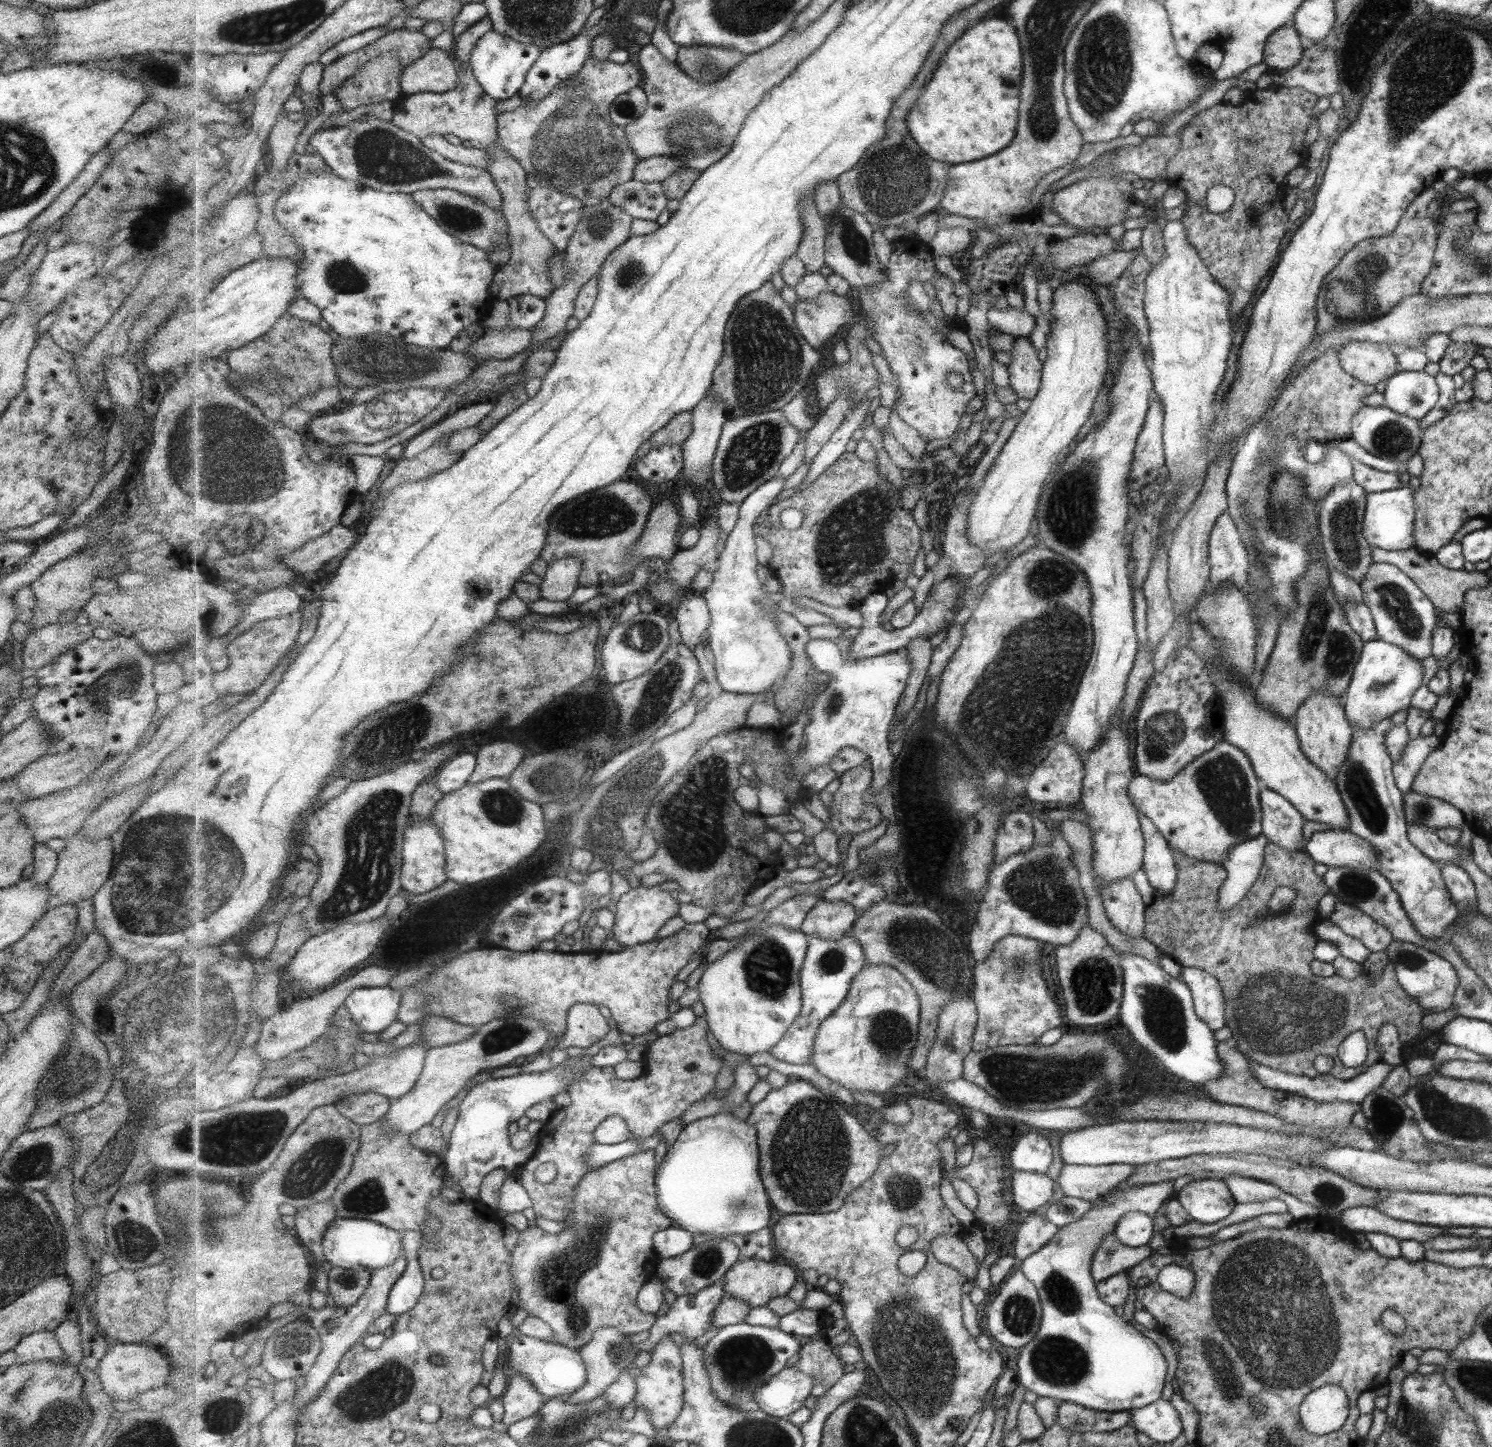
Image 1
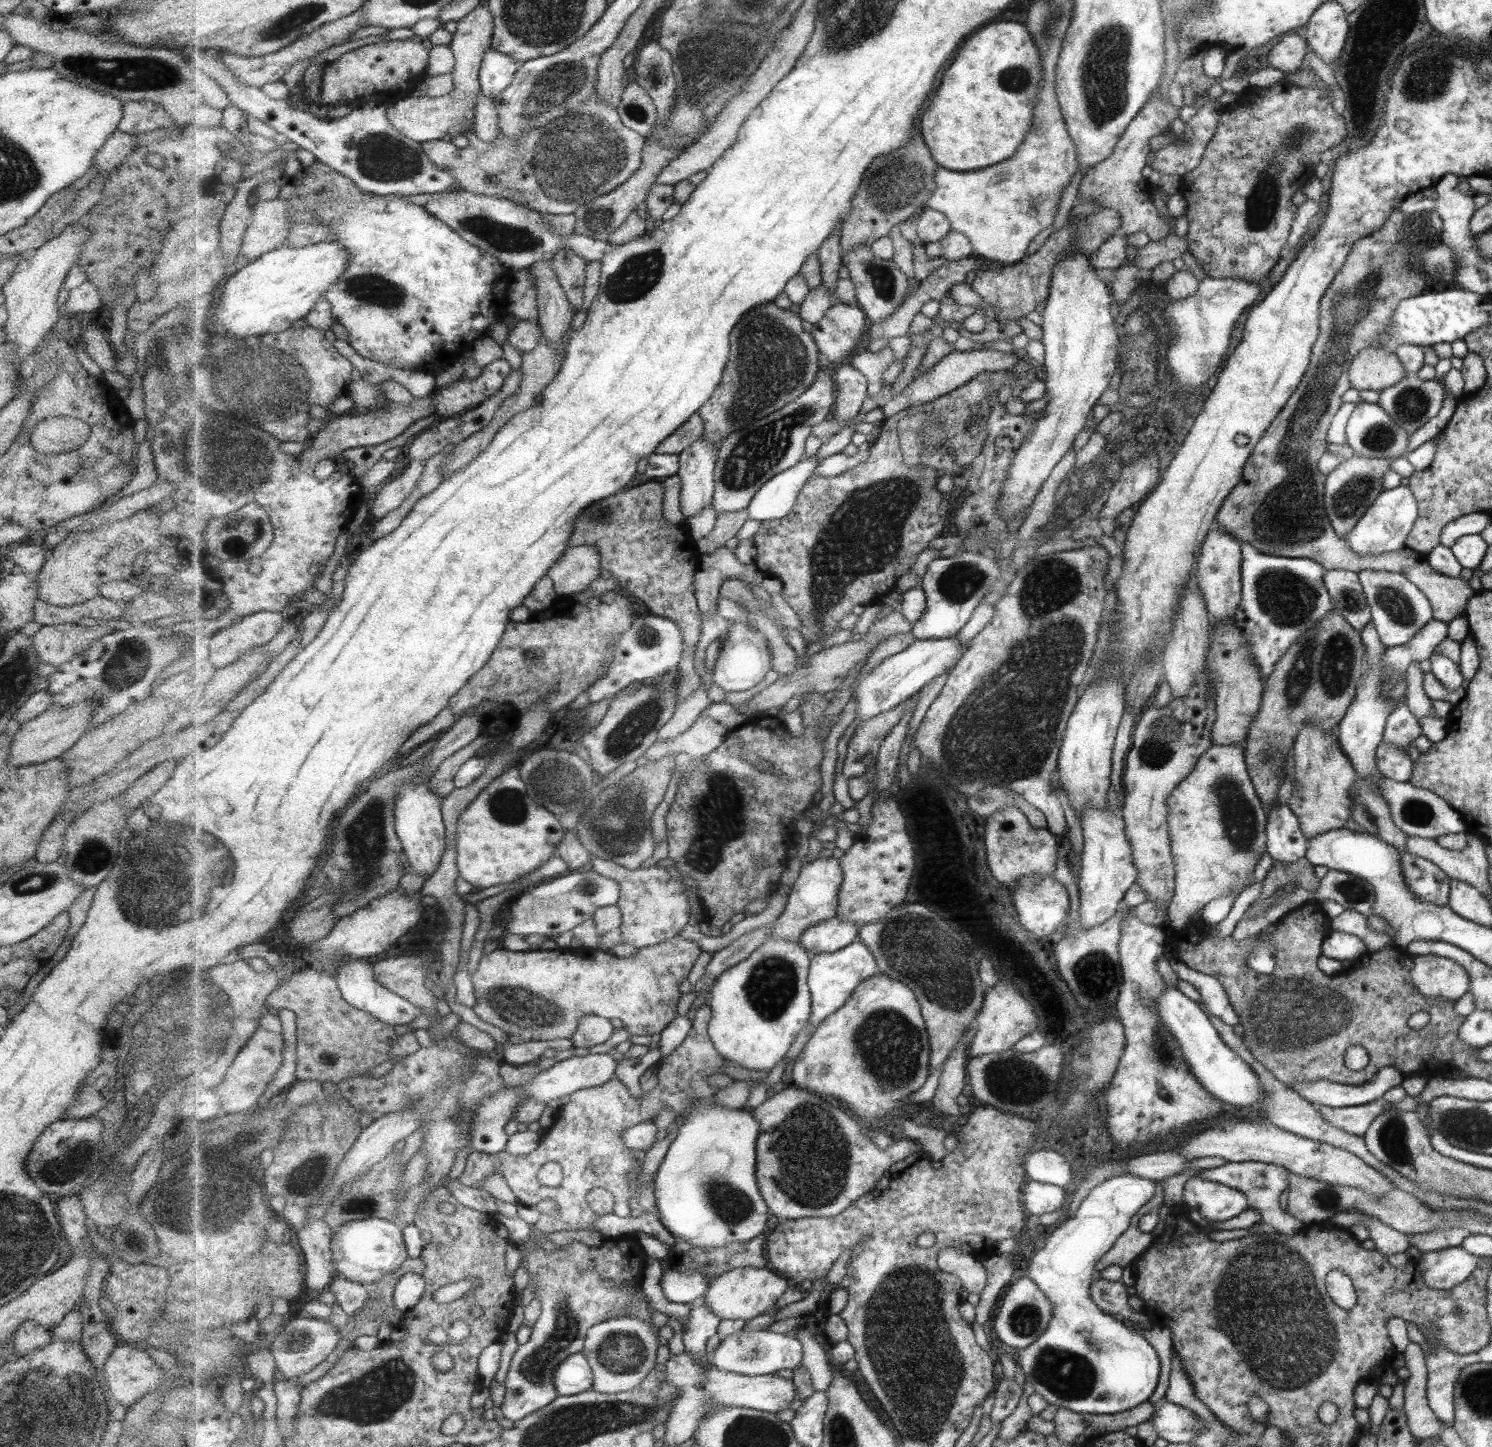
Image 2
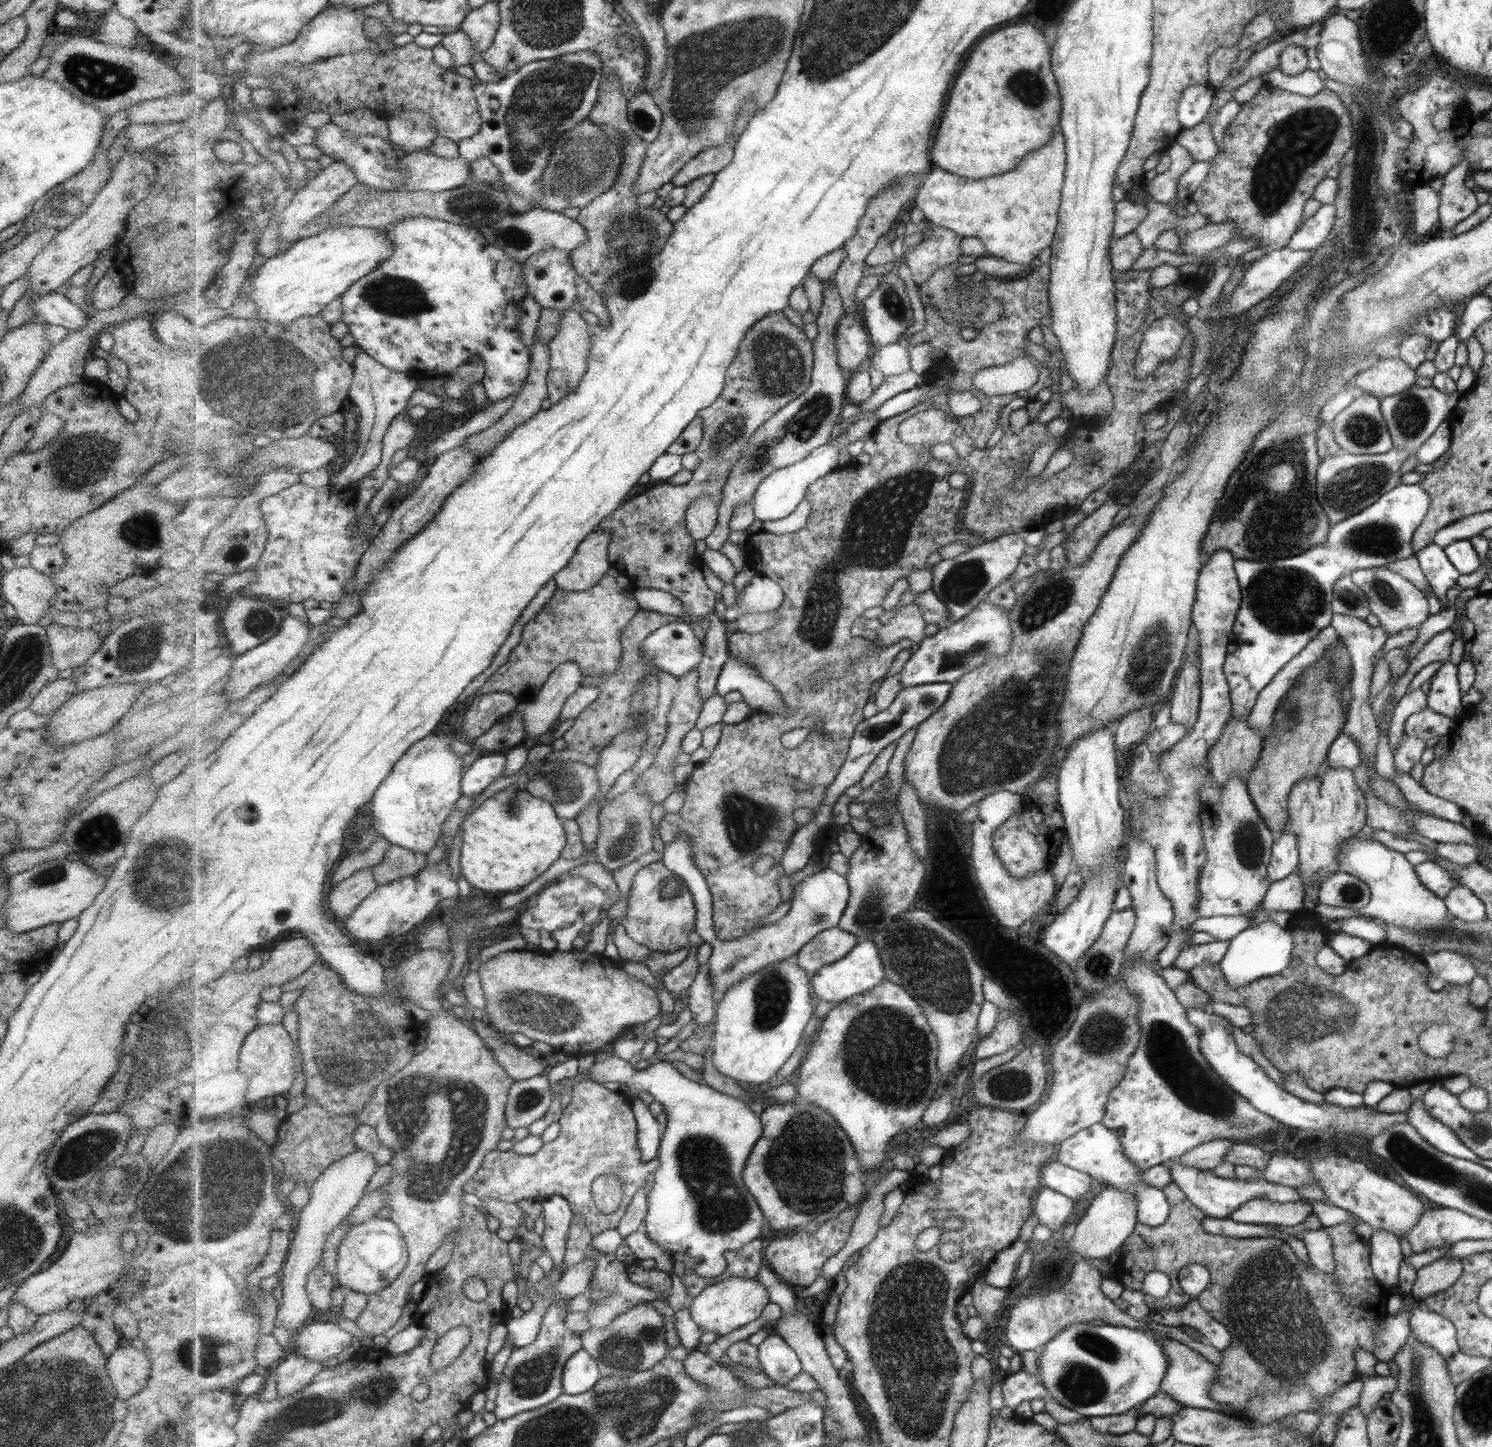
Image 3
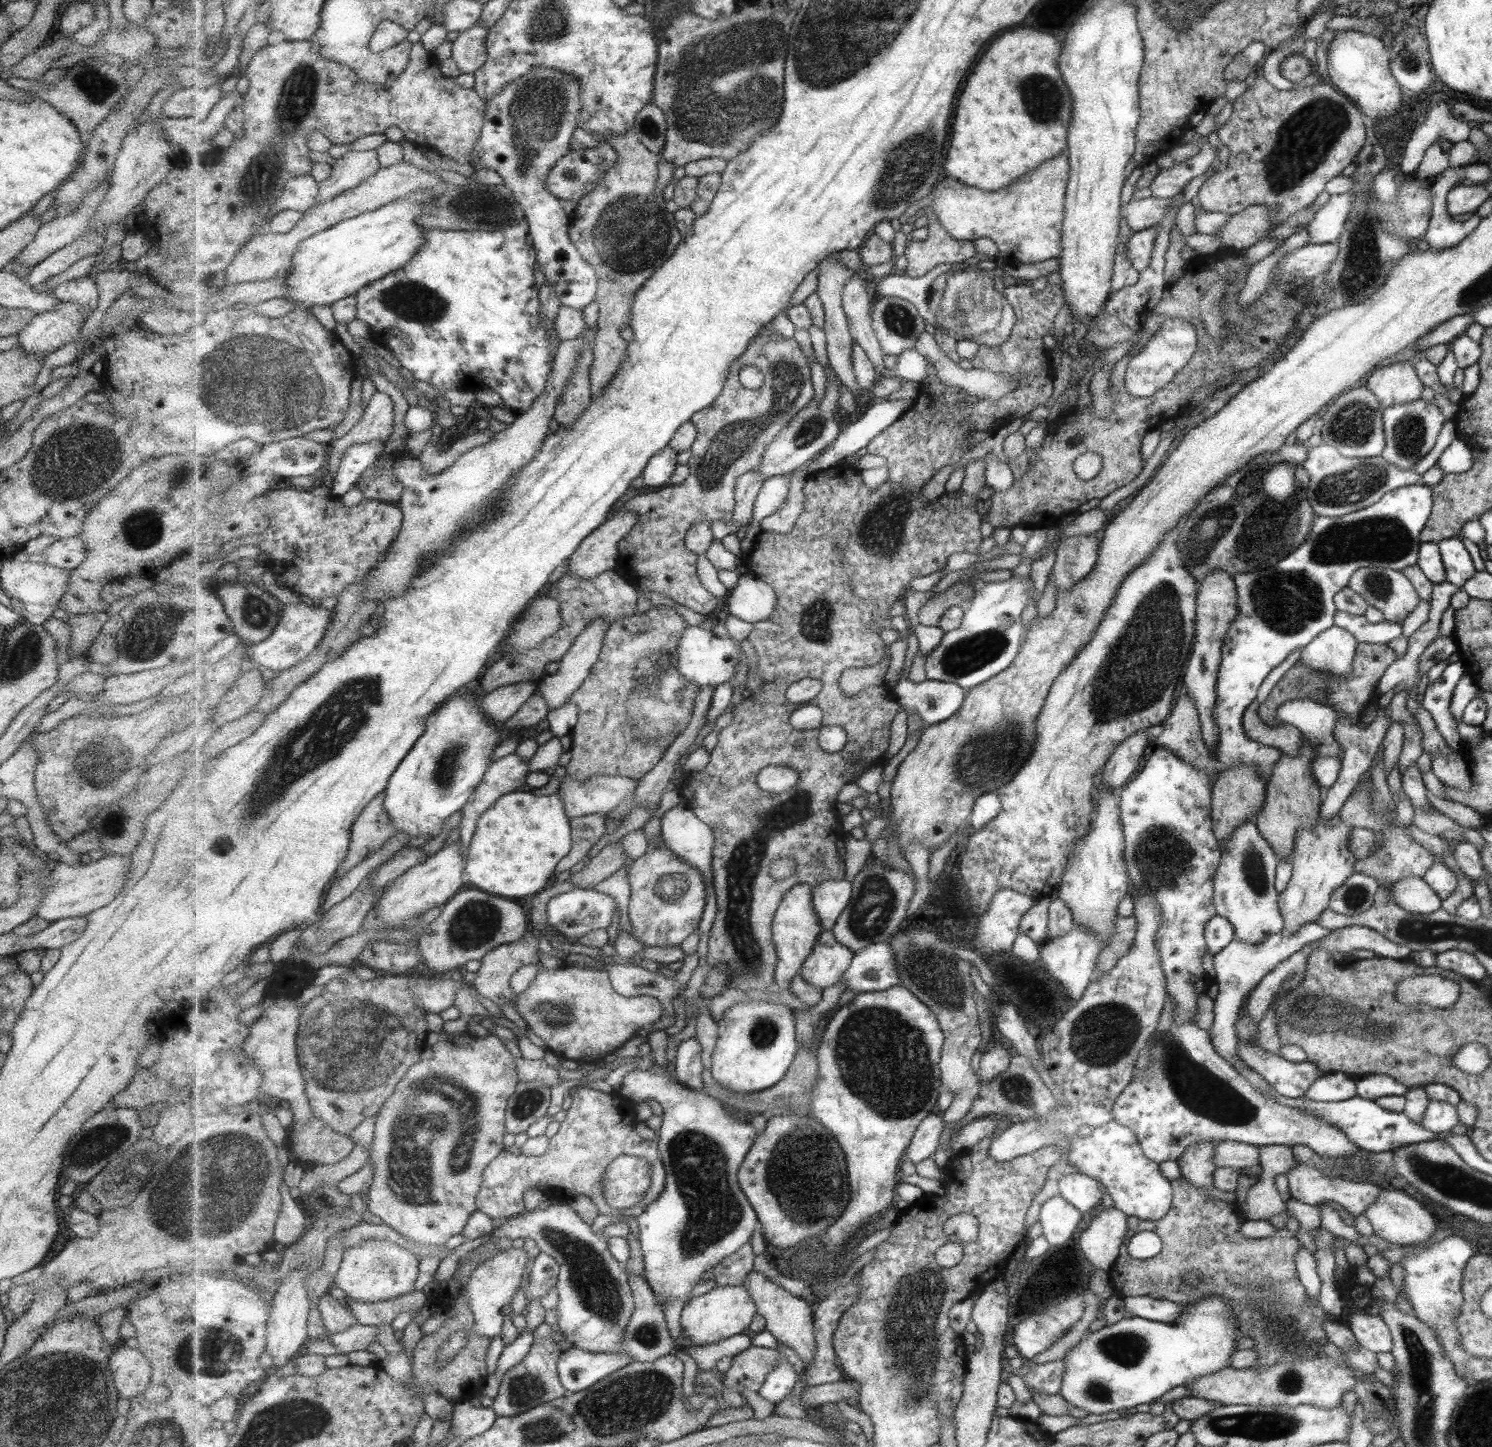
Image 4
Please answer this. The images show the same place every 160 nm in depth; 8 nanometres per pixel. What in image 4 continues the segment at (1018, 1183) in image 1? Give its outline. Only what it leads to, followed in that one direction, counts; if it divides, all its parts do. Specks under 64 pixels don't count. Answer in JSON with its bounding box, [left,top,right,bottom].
[1038,1194,1081,1246]

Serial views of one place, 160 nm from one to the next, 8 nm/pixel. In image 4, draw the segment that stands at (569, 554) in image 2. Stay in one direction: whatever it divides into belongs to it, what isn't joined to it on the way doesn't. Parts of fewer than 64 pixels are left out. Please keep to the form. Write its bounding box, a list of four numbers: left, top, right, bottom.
[567,509,639,579]

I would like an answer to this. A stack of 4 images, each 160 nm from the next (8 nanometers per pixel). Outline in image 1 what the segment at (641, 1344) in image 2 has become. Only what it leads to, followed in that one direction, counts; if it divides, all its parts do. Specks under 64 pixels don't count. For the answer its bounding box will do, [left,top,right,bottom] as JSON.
[566,1328,641,1404]

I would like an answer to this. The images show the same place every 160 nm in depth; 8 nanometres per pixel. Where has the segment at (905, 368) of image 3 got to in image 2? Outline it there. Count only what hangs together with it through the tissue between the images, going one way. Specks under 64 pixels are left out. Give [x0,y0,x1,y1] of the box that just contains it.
[850,347,895,397]

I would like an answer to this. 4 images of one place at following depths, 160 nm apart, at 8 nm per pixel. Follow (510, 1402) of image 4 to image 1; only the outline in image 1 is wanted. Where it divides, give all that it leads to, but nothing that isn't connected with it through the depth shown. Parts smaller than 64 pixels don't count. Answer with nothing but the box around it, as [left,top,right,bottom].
[501,1015,723,1426]

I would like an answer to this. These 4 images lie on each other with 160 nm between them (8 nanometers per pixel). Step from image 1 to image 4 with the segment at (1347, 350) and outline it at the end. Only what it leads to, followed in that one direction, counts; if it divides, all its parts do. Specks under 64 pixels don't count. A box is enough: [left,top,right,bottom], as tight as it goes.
[1365,362,1424,408]

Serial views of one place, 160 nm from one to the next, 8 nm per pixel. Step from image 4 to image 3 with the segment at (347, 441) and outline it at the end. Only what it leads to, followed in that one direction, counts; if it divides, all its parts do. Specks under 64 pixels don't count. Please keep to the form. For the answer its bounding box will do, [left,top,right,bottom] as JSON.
[331,343,420,485]

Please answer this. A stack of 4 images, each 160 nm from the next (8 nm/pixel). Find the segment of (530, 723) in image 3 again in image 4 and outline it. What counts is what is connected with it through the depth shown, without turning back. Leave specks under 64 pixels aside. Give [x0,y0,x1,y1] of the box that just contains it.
[539,619,610,710]

